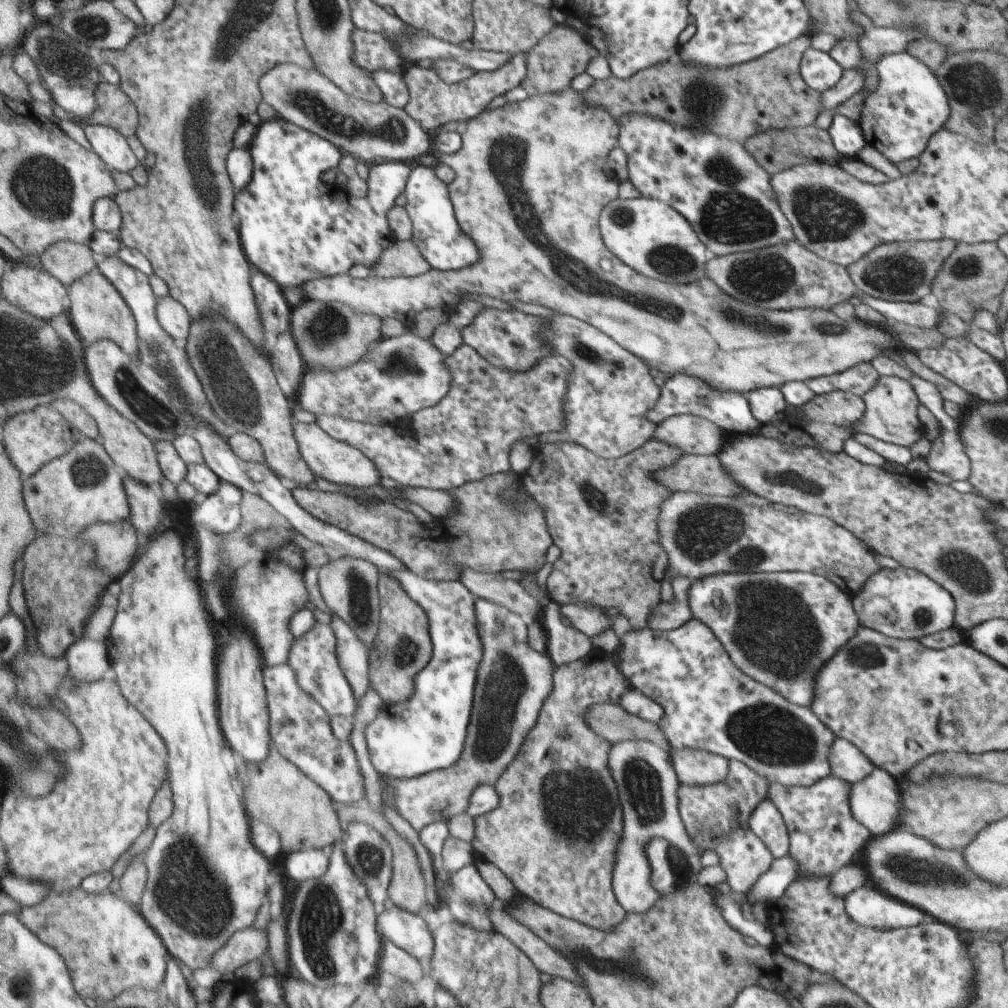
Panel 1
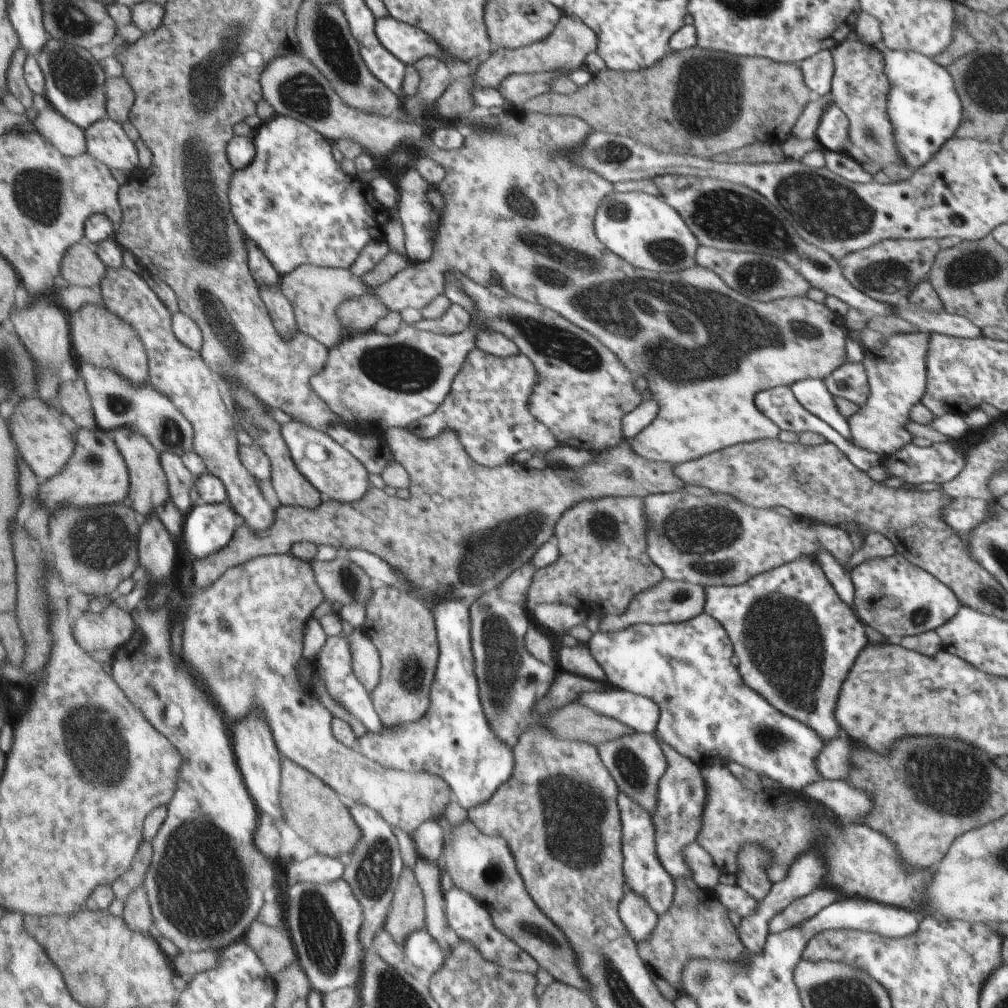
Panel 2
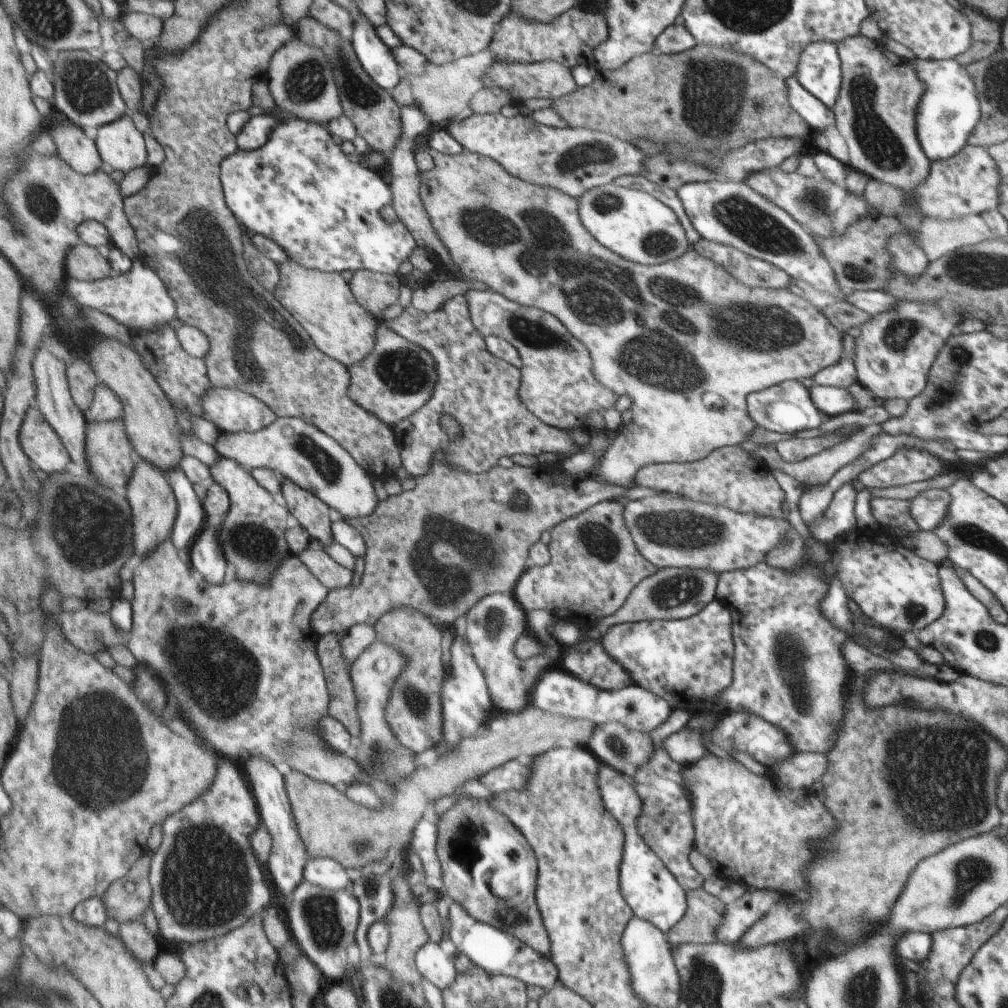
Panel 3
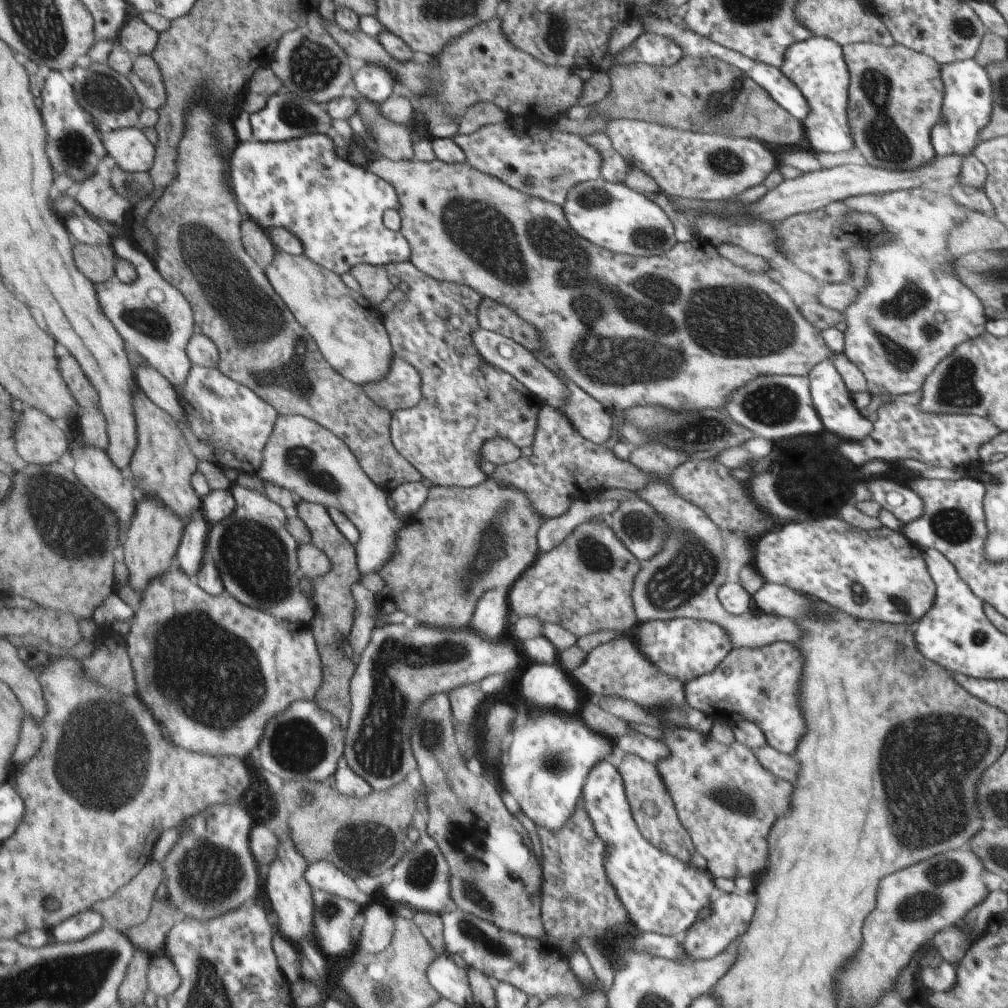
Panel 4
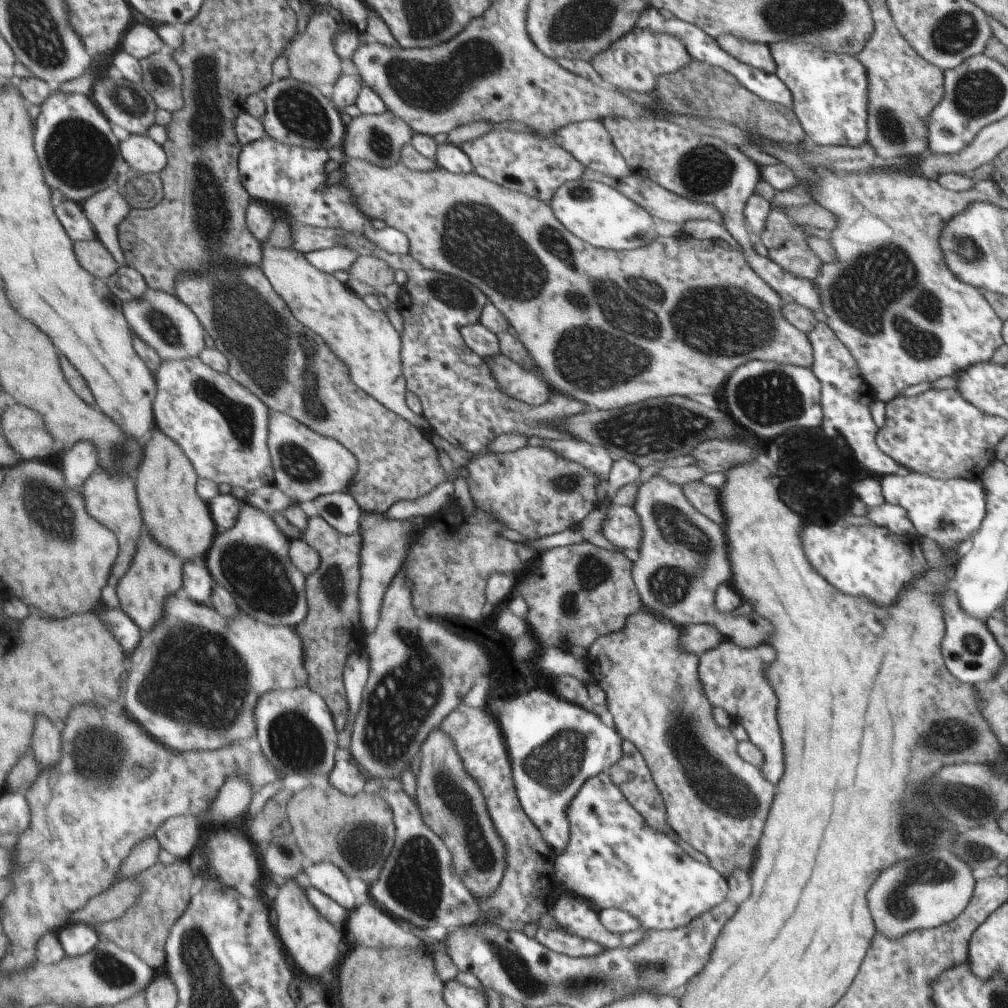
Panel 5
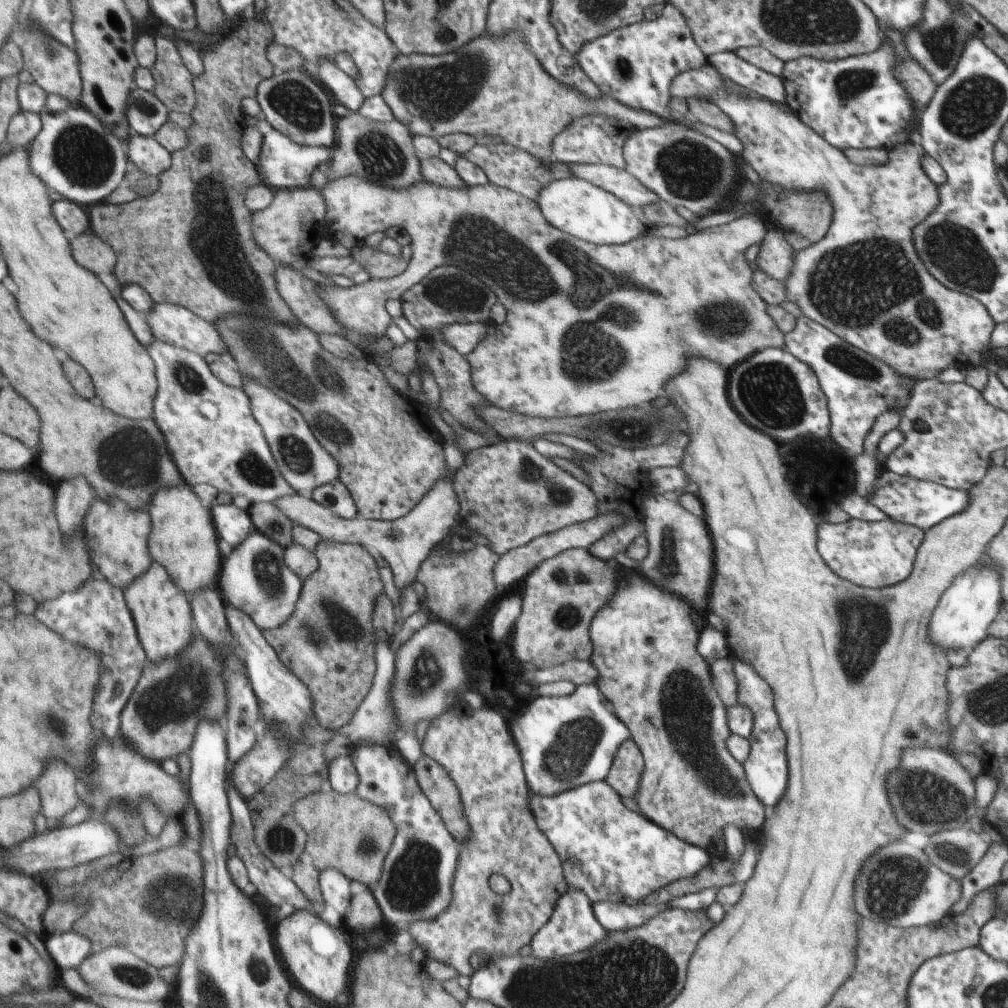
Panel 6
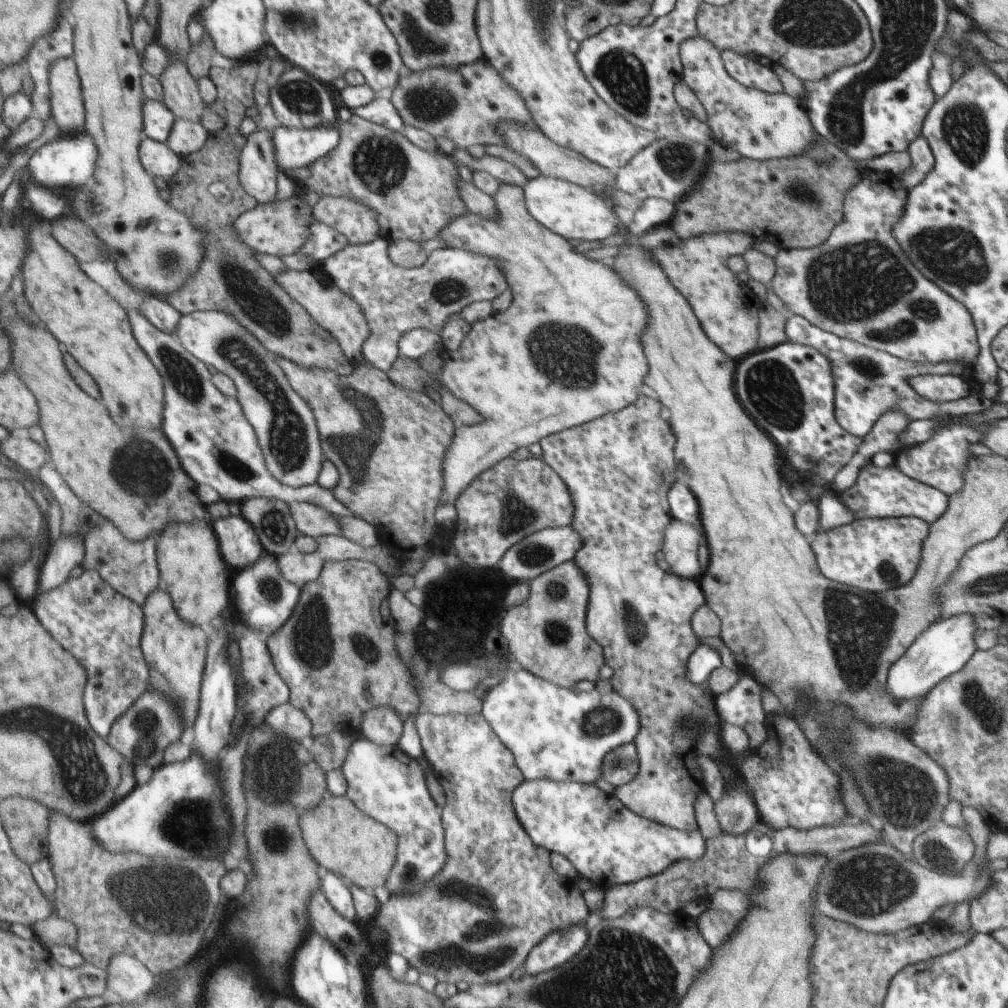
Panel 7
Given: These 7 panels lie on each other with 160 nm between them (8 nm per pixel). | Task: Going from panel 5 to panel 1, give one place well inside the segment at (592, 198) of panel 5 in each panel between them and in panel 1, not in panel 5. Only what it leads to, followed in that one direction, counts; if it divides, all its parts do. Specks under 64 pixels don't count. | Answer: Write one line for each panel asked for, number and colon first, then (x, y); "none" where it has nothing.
1: (651, 237)
2: (647, 231)
3: (635, 226)
4: (614, 217)

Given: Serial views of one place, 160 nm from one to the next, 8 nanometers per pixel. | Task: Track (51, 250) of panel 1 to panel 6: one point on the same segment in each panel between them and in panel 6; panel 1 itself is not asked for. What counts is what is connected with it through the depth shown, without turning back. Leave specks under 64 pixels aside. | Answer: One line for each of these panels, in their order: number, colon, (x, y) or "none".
2: (81, 265)
3: (89, 263)
4: (98, 262)
5: (94, 255)
6: (92, 251)

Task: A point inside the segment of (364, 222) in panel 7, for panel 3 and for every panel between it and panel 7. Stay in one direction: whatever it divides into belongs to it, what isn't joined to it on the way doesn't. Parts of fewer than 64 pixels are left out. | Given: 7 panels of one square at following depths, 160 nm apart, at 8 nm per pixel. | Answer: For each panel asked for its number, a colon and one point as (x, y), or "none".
3: (688, 383)
4: (725, 326)
5: (609, 328)
6: (658, 301)

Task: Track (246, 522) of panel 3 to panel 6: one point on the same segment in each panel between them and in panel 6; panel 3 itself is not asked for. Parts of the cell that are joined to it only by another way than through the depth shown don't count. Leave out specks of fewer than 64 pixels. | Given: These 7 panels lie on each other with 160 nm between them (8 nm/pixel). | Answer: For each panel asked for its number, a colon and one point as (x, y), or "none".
4: (257, 556)
5: (252, 560)
6: (255, 578)

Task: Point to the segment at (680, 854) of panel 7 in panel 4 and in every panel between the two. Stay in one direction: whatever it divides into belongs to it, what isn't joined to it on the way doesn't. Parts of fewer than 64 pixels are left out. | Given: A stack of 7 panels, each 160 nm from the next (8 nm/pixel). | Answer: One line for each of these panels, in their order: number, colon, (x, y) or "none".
4: (662, 895)
5: (615, 860)
6: (611, 854)

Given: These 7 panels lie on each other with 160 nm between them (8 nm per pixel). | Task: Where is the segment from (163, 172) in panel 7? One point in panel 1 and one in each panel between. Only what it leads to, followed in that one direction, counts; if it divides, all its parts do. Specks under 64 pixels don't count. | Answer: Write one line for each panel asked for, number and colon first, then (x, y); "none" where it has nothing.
1: (115, 149)
2: (107, 140)
3: (122, 145)
4: (129, 146)
5: (146, 156)
6: (149, 156)

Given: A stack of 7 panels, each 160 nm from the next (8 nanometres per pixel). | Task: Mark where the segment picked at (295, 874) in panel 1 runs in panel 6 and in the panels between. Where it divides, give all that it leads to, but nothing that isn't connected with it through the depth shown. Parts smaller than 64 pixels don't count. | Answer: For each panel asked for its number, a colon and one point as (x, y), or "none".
2: (320, 869)
3: (324, 872)
4: (325, 875)
5: (326, 877)
6: (336, 886)

